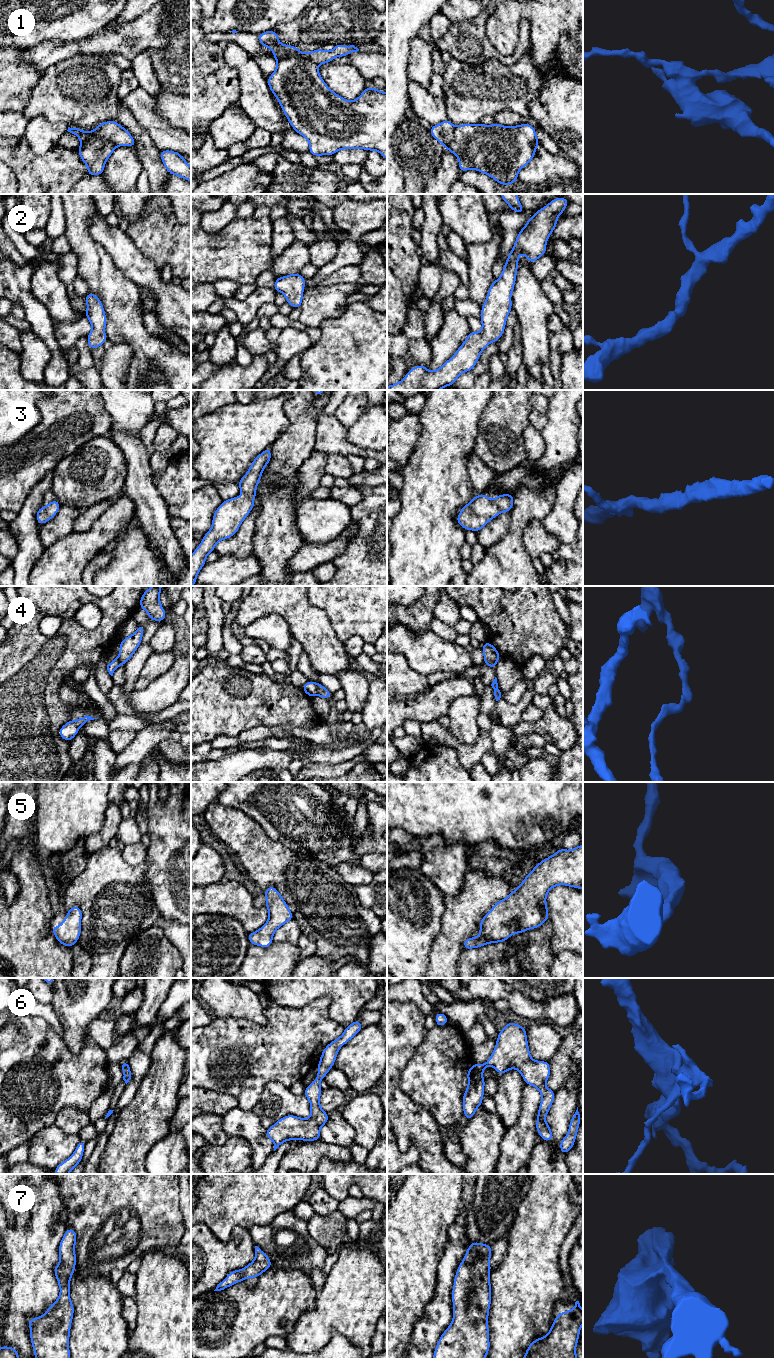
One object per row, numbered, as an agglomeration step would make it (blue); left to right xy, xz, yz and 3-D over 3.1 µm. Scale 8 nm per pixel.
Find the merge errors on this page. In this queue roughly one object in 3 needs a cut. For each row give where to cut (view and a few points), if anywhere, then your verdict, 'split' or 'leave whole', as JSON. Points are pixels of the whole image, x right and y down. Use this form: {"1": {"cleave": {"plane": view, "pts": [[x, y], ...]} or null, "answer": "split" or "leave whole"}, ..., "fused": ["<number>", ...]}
{"1": {"cleave": {"plane": "xz", "pts": [[277, 59], [300, 55], [317, 65]]}, "answer": "split"}, "2": {"cleave": null, "answer": "leave whole"}, "3": {"cleave": null, "answer": "leave whole"}, "4": {"cleave": {"plane": "xz", "pts": [[316, 683], [318, 694]]}, "answer": "split"}, "5": {"cleave": null, "answer": "leave whole"}, "6": {"cleave": null, "answer": "leave whole"}, "7": {"cleave": null, "answer": "leave whole"}, "fused": ["1", "4"]}

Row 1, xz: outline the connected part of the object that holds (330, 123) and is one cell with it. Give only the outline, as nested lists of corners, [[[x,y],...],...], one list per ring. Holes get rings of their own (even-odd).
[[[294,55],[277,60],[276,70],[267,83],[294,131],[308,140],[309,152],[313,156],[333,156],[339,150],[359,148],[376,150],[387,160],[387,93],[368,86],[357,99],[348,101],[327,86],[319,74],[318,65]]]

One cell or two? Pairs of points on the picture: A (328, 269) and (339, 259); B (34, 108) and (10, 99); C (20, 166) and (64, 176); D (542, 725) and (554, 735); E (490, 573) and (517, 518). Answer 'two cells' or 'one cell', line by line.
A: one cell
B: two cells
C: one cell
D: one cell
E: one cell

